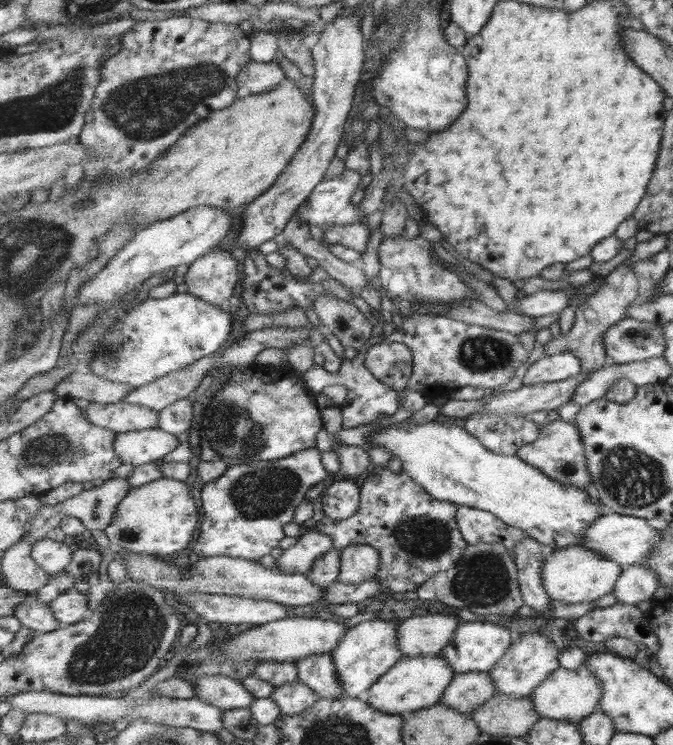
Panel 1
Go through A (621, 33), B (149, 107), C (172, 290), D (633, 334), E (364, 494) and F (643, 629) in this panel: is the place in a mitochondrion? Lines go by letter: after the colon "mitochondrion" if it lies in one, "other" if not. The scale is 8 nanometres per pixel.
A: other
B: mitochondrion
C: other
D: other
E: other
F: other

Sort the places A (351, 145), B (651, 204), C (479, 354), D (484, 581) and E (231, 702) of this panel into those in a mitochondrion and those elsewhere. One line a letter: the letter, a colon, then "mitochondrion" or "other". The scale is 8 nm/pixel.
A: other
B: other
C: mitochondrion
D: mitochondrion
E: other

